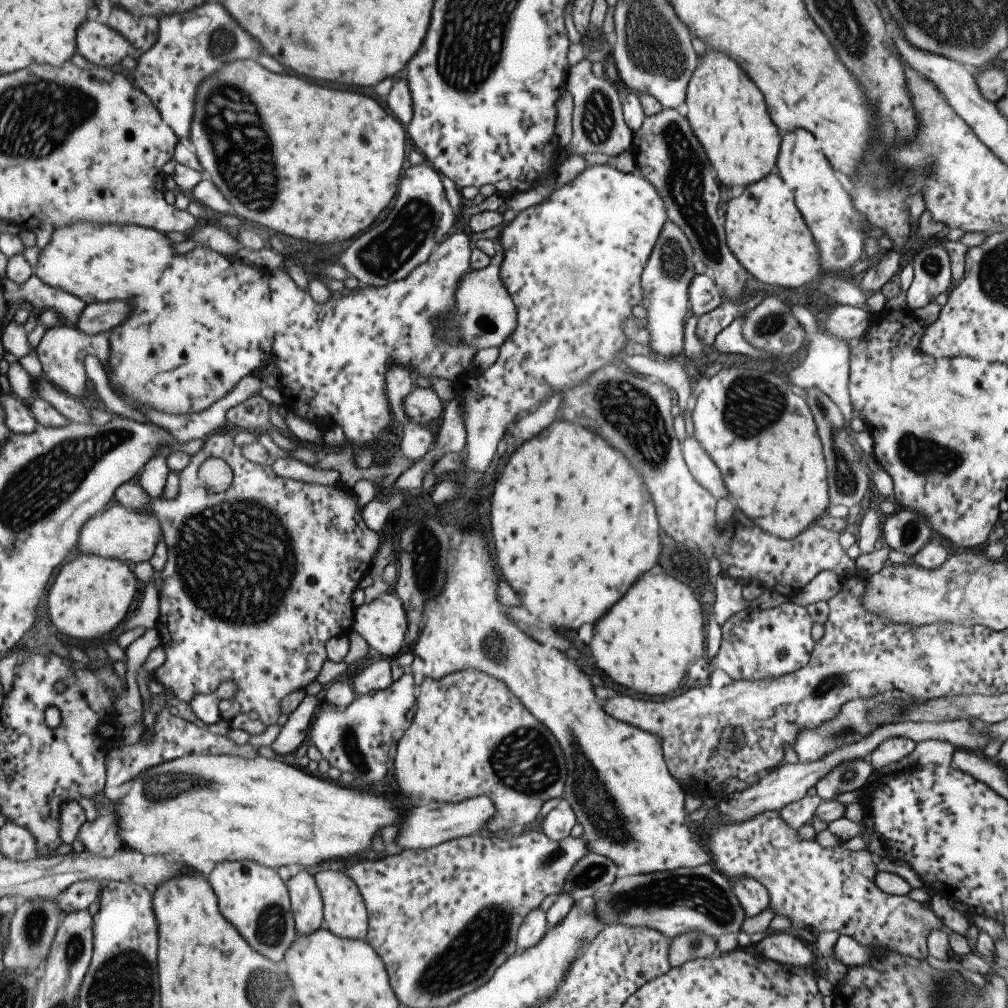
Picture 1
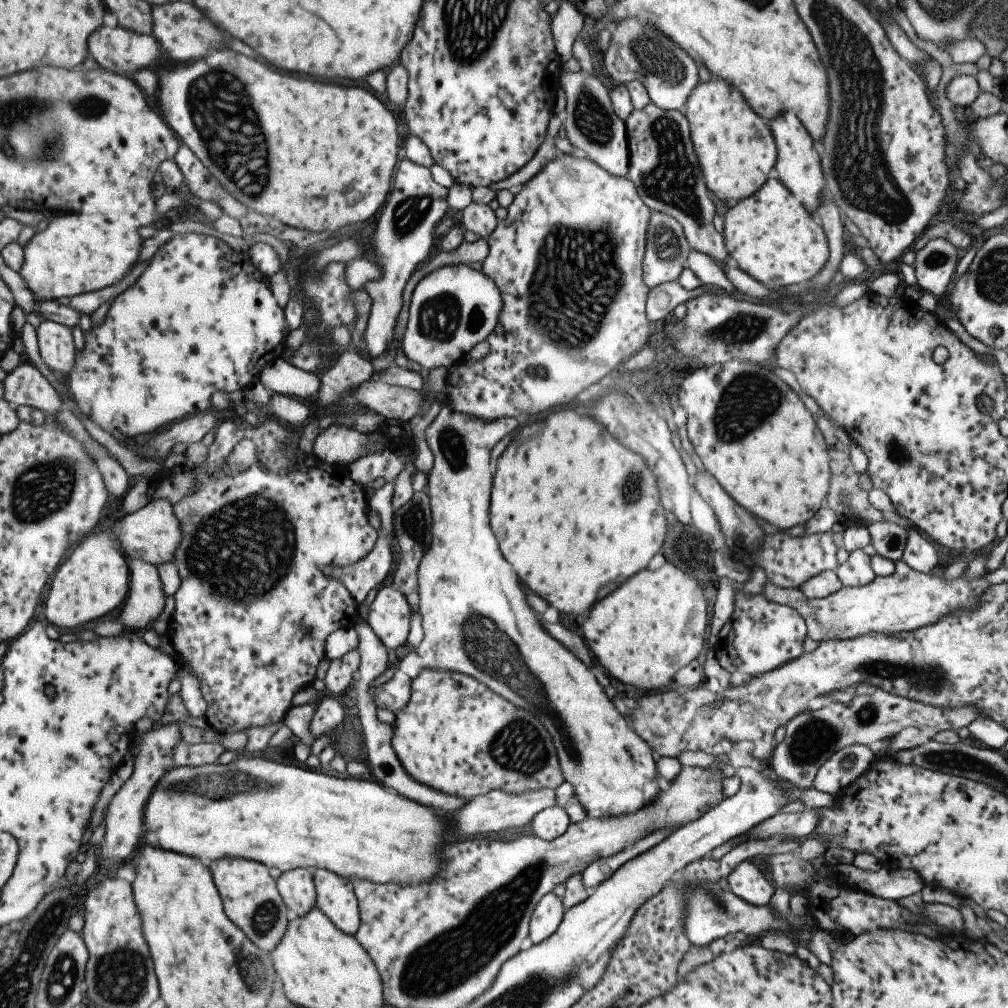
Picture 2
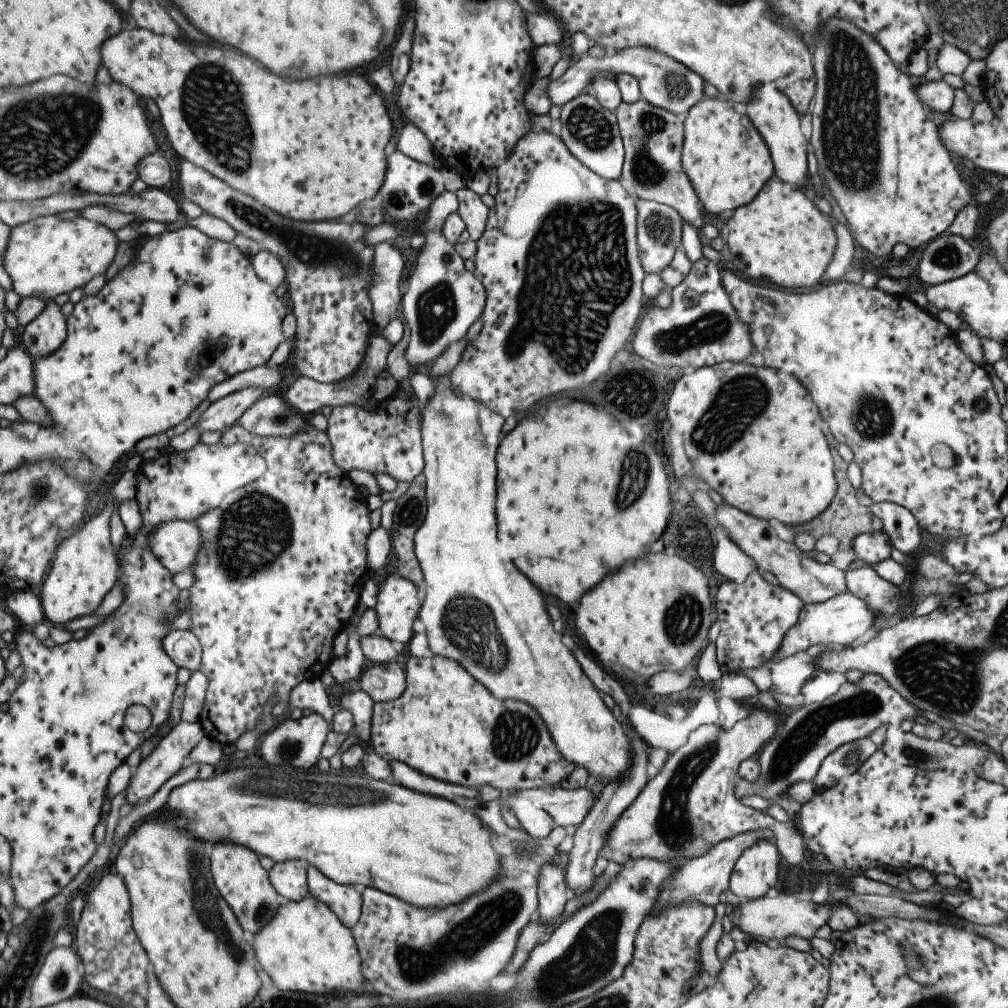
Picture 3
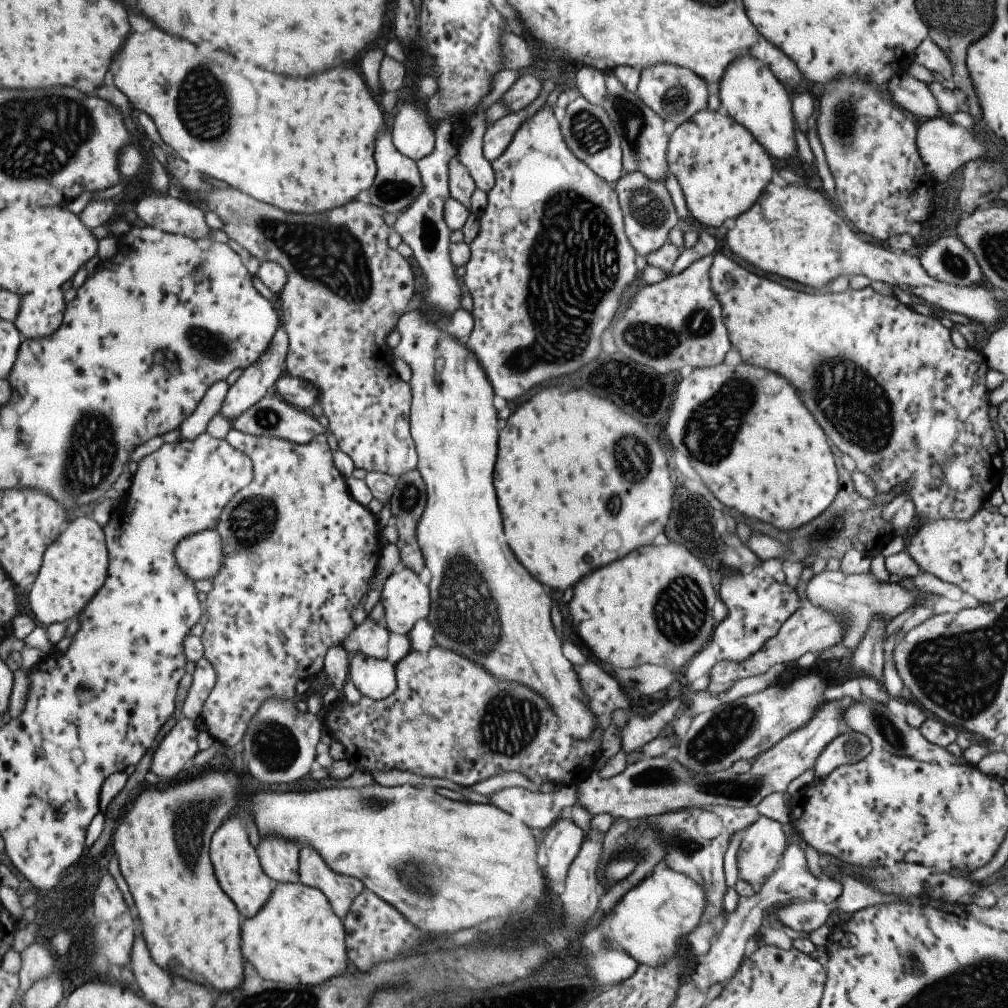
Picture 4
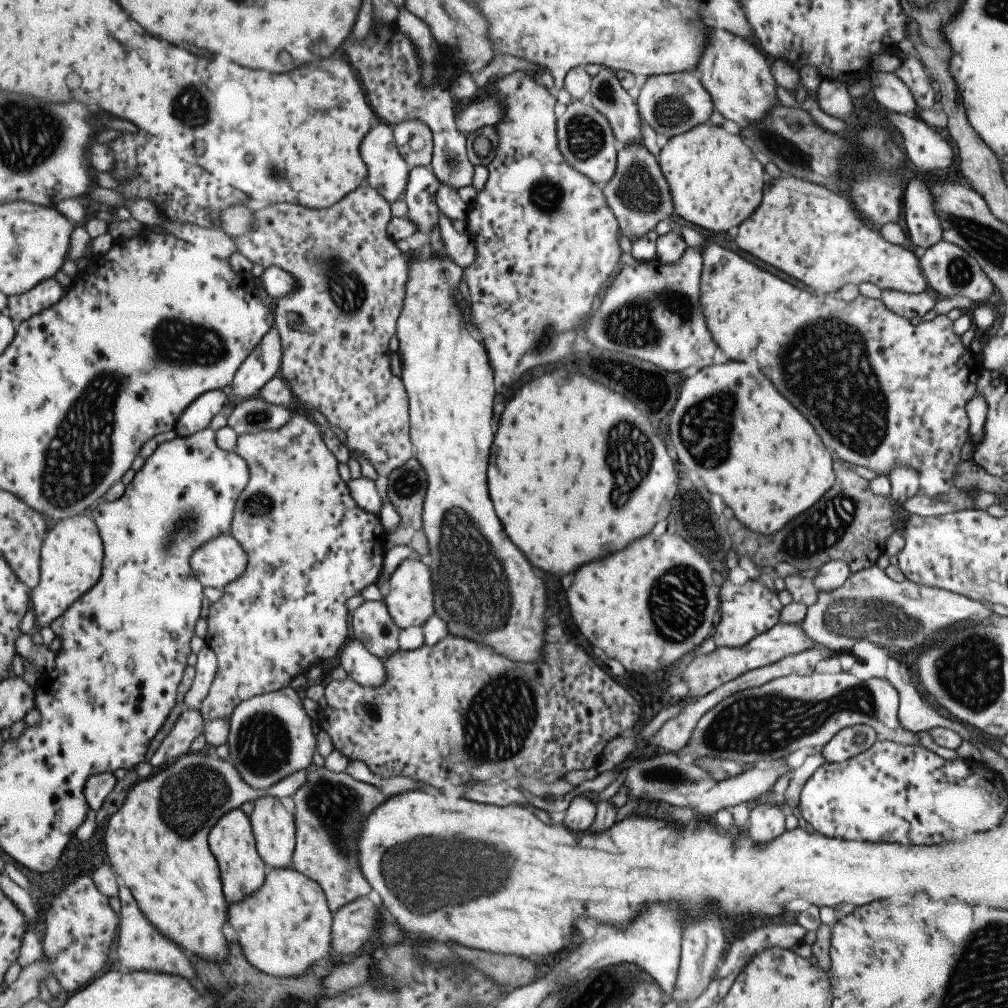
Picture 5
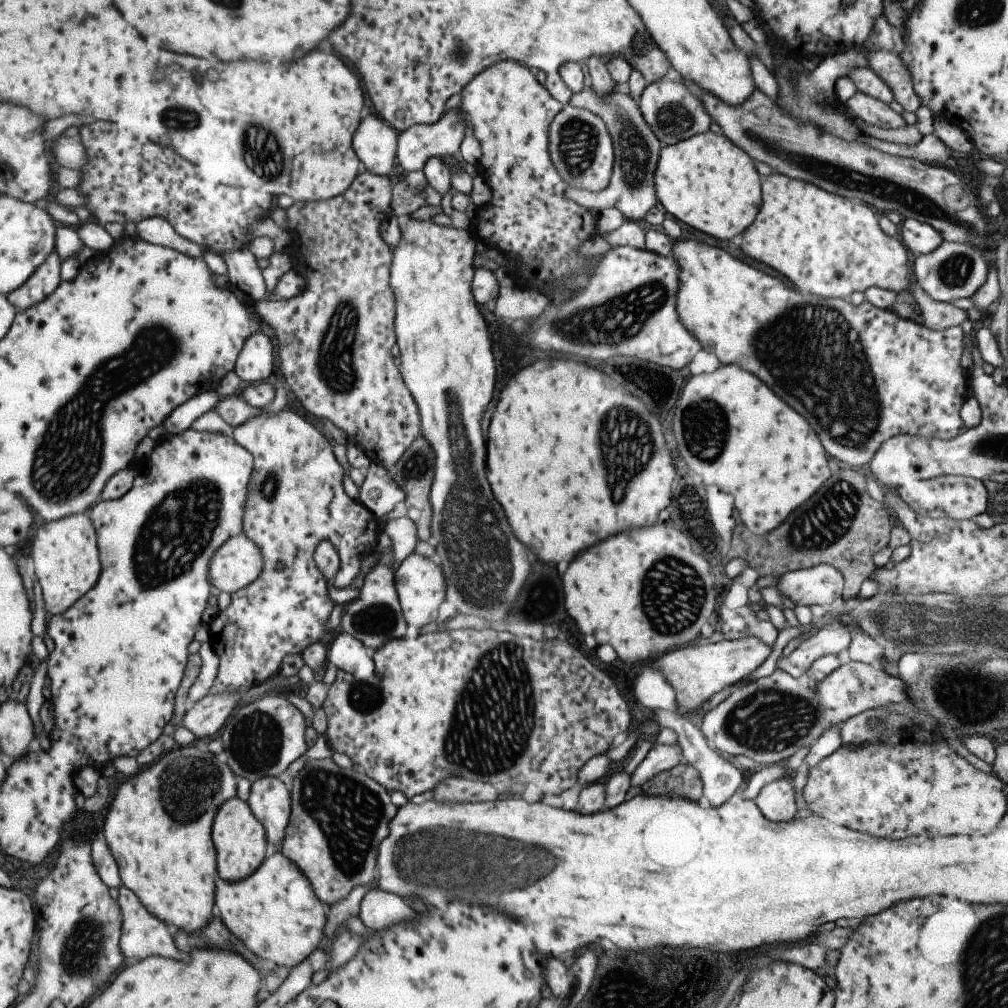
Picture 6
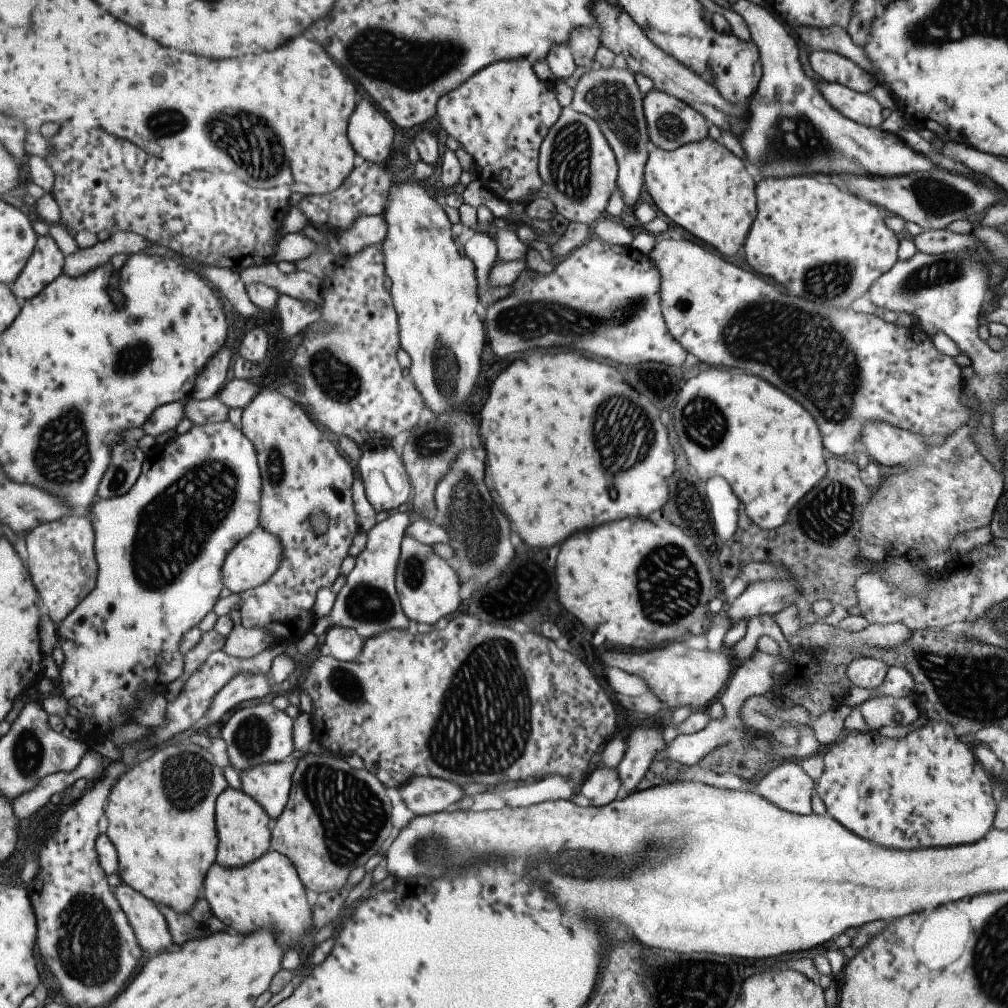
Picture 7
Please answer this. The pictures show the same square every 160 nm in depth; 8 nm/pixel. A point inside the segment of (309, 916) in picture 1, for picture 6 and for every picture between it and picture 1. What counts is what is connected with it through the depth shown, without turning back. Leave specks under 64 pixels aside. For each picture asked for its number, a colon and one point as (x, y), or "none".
2: (295, 887)
3: (288, 878)
4: (278, 858)
5: (273, 829)
6: (269, 800)

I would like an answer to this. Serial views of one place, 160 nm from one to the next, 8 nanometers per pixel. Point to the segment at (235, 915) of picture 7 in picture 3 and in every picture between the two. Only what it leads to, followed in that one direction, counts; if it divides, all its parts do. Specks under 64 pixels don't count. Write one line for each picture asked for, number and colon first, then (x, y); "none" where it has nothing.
3: (304, 948)
4: (296, 939)
5: (284, 927)
6: (274, 912)

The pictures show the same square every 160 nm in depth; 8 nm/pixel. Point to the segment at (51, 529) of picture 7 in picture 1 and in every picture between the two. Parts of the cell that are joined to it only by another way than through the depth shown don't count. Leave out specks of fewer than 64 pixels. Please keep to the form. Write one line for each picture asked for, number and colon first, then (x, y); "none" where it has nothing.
1: (90, 596)
2: (92, 581)
3: (84, 567)
4: (73, 567)
5: (70, 561)
6: (64, 554)

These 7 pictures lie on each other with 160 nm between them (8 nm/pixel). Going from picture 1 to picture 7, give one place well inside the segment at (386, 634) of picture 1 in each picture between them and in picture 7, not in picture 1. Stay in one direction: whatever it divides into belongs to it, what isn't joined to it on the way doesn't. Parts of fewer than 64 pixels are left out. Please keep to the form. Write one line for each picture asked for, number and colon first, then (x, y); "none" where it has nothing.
2: (388, 617)
3: (396, 607)
4: (405, 599)
5: (409, 602)
6: (420, 586)
7: (427, 588)

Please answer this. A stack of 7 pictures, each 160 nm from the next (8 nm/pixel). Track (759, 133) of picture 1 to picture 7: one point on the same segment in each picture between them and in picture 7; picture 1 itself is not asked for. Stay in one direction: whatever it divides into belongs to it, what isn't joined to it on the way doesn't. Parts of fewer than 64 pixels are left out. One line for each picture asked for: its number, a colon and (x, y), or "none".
2: (735, 151)
3: (726, 161)
4: (721, 170)
5: (714, 181)
6: (705, 181)
7: (701, 186)

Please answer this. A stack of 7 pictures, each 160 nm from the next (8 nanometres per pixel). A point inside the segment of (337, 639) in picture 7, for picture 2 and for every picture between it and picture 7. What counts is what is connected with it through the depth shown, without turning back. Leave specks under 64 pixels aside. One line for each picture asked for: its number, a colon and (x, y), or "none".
2: (393, 696)
3: (384, 682)
4: (374, 678)
5: (359, 664)
6: (345, 652)

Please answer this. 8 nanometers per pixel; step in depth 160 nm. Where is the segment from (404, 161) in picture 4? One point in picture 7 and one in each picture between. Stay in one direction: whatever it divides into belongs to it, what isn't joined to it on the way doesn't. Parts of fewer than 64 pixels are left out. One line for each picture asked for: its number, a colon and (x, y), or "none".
5: (386, 172)
6: (374, 142)
7: (370, 134)

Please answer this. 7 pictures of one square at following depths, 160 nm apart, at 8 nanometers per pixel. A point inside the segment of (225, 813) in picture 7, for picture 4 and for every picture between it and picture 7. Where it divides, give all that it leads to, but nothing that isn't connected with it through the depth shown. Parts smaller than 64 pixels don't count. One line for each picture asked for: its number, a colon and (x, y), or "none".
4: (235, 863)
5: (242, 871)
6: (239, 839)

